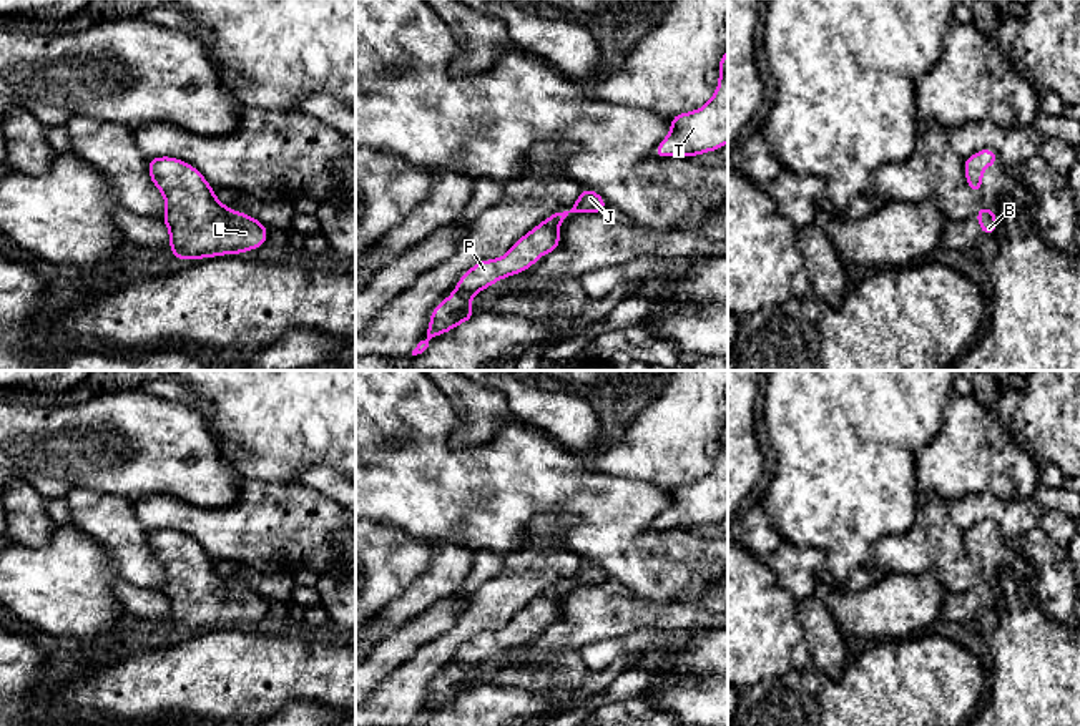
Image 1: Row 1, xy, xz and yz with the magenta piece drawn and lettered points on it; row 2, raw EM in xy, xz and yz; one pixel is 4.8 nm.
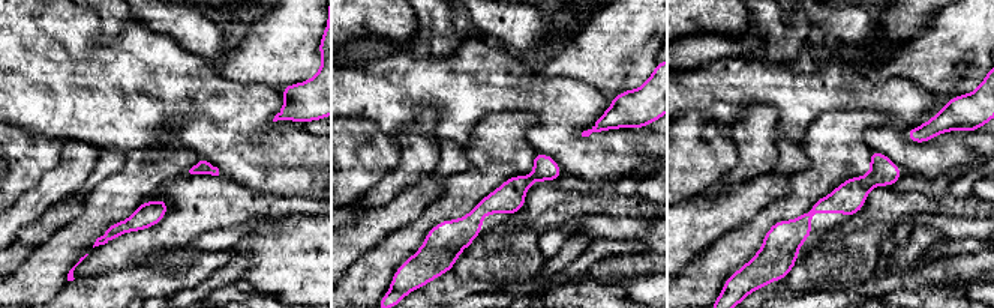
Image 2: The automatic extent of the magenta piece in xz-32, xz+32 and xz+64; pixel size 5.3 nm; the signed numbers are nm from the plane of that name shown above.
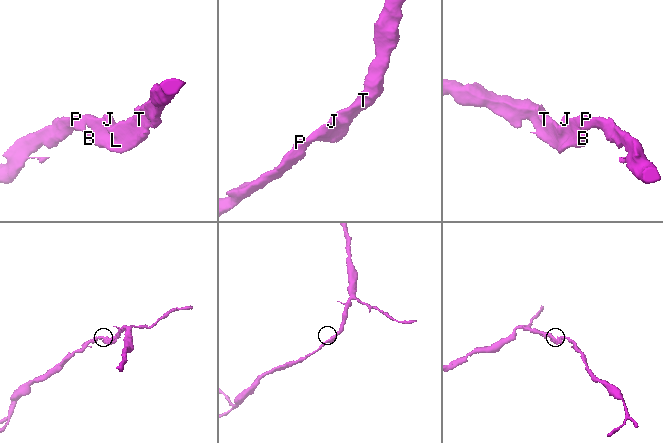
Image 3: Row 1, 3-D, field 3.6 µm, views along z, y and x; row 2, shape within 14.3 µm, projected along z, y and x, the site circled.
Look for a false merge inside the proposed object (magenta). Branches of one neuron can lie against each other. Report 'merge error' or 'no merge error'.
no merge error

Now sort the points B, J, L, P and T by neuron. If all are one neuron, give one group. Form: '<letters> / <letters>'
B J L P T

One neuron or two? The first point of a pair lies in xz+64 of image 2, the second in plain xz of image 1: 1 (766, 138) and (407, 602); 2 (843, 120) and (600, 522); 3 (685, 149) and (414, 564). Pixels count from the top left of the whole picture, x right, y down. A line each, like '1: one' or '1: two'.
1: one
2: two
3: one

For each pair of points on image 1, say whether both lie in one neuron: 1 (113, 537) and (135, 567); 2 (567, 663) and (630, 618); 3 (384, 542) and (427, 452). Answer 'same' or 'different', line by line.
1: same
2: different
3: different

